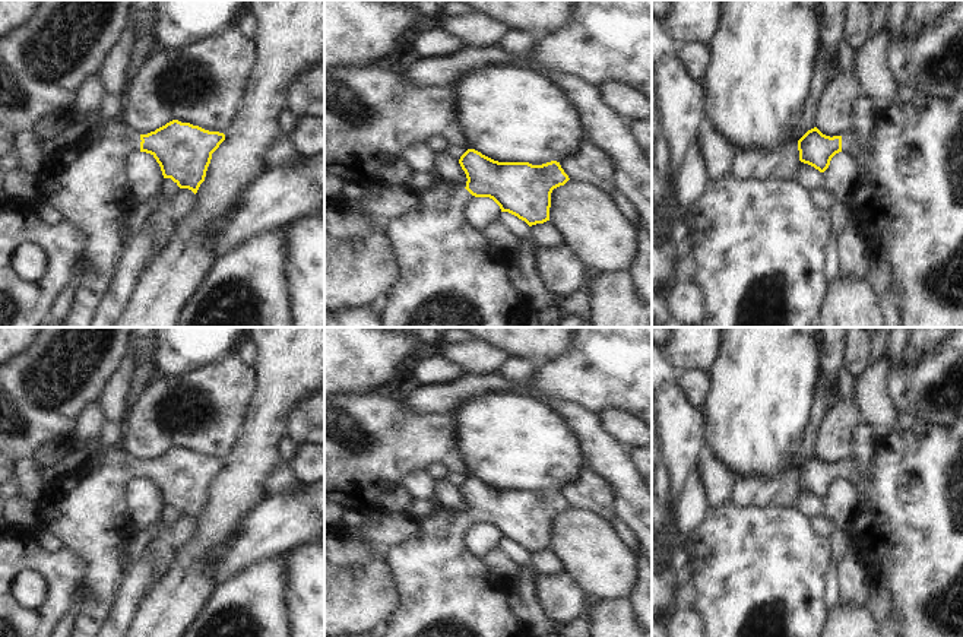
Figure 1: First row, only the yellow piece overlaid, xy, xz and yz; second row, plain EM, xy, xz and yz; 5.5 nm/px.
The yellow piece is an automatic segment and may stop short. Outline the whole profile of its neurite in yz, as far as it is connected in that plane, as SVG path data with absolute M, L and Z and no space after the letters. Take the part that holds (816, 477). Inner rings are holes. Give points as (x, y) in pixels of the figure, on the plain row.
M900 415L894 430L886 437L880 438L875 450L875 457L871 469L871 478L865 481L856 469L852 457L846 457L842 463L826 463L817 454L808 457L798 468L799 488L808 491L824 500L831 485L839 479L849 479L859 488L859 506L852 520L849 535L853 543L865 555L871 574L878 574L886 579L893 592L893 609L900 614L902 637L963 637L963 421L953 430L931 425L922 416Z

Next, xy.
M114 446L101 456L99 465L91 472L77 469L44 484L37 503L38 525L42 533L56 538L64 551L83 564L77 590L80 602L69 637L95 637L115 600L120 570L114 548L132 530L126 514L126 482L130 478L151 481L159 491L164 506L171 506L180 516L189 516L196 522L205 508L212 481L224 468L224 460L178 447L148 462L137 462Z

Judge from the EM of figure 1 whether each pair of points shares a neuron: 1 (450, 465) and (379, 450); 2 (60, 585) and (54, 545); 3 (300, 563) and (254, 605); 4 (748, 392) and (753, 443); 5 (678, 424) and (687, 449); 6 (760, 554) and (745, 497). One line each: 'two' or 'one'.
1: one
2: two
3: two
4: one
5: one
6: two

